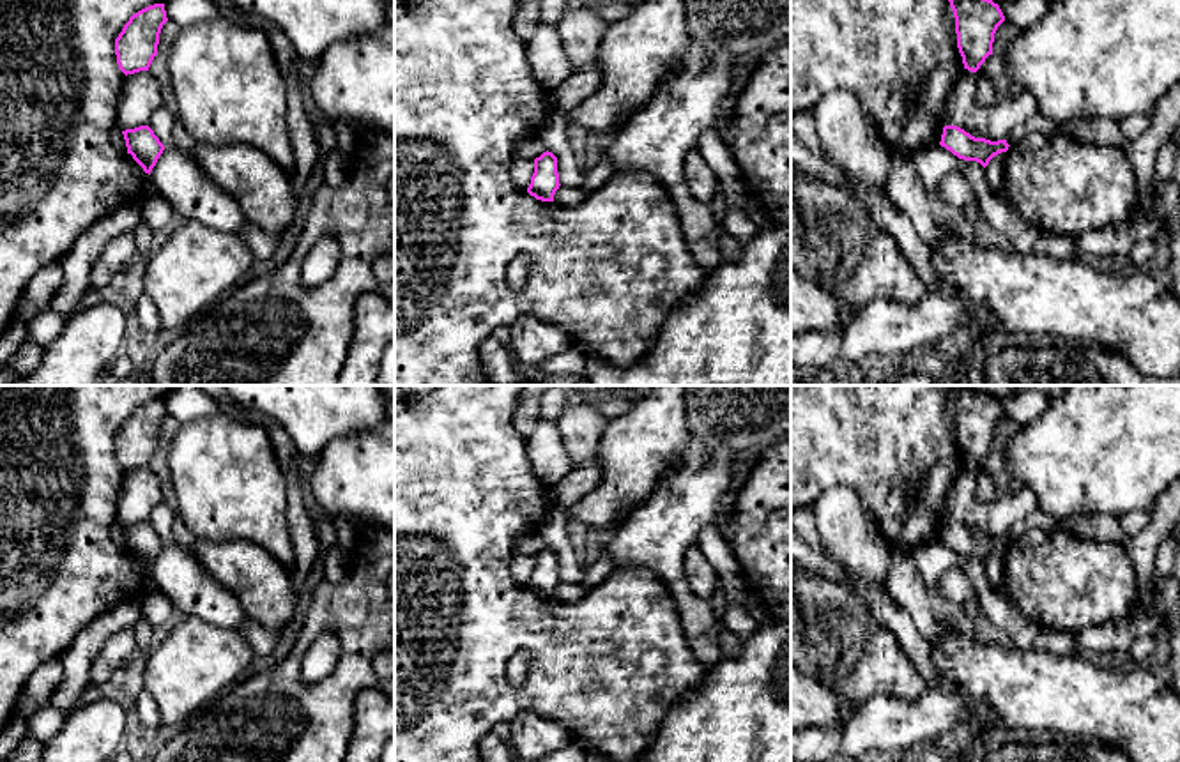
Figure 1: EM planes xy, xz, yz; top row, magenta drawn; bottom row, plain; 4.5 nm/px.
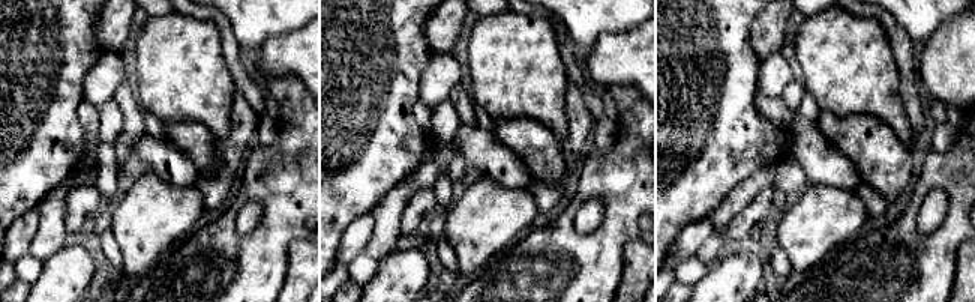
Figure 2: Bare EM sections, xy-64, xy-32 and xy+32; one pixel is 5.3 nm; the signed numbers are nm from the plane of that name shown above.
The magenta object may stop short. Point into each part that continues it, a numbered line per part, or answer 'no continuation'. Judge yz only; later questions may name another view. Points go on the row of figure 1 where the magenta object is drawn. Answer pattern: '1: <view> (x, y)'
no continuation

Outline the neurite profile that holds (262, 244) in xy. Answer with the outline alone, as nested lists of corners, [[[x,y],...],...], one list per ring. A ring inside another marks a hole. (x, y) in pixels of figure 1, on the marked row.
[[[246,223],[237,233],[244,239],[255,260],[271,258],[280,242],[278,235],[267,233],[257,225]]]

